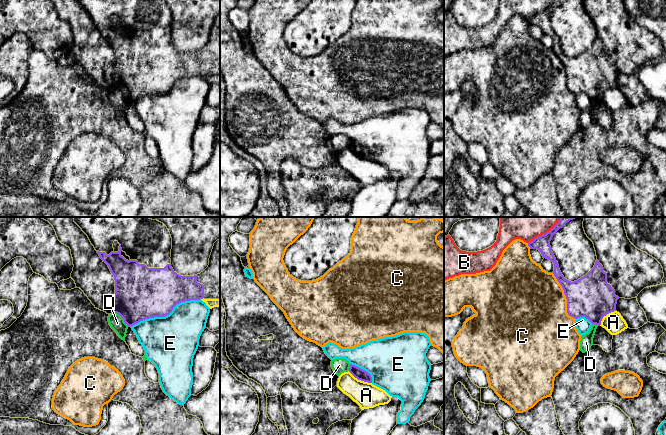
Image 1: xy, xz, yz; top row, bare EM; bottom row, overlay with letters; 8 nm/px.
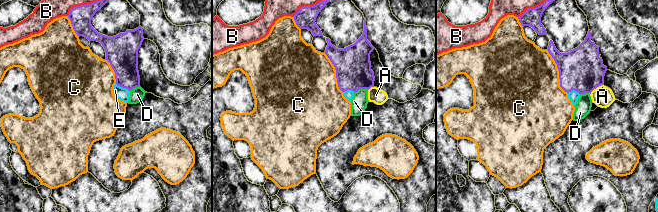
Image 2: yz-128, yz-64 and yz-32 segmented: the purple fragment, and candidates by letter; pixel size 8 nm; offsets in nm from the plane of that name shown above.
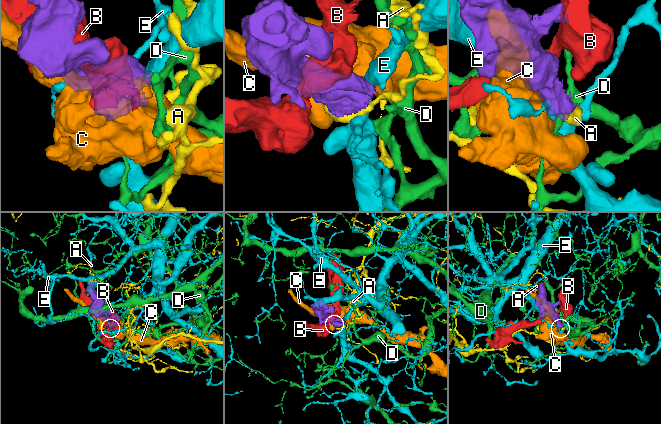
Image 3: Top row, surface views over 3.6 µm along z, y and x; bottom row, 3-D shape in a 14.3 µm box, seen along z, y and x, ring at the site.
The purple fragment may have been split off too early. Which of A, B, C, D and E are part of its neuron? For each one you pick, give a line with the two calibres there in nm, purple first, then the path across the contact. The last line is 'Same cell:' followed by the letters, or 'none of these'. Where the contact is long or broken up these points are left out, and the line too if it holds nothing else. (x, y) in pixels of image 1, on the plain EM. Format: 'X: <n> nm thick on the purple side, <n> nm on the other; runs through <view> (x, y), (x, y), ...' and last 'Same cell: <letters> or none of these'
Same cell: none of these

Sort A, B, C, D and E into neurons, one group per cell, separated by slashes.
A / B / C / D / E

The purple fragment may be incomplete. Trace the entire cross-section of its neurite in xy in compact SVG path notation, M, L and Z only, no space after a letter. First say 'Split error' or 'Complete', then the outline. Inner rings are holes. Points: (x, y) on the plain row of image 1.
Split error. M77 0L82 7L88 12L91 20L99 30L100 34L105 38L111 49L114 51L115 56L115 70L112 79L113 89L119 90L128 102L133 102L140 97L154 93L165 93L169 91L173 84L185 77L200 76L200 75L219 75L220 74L220 15L214 19L208 43L200 50L194 52L181 52L177 50L171 43L171 25L172 14L169 6L164 0Z

